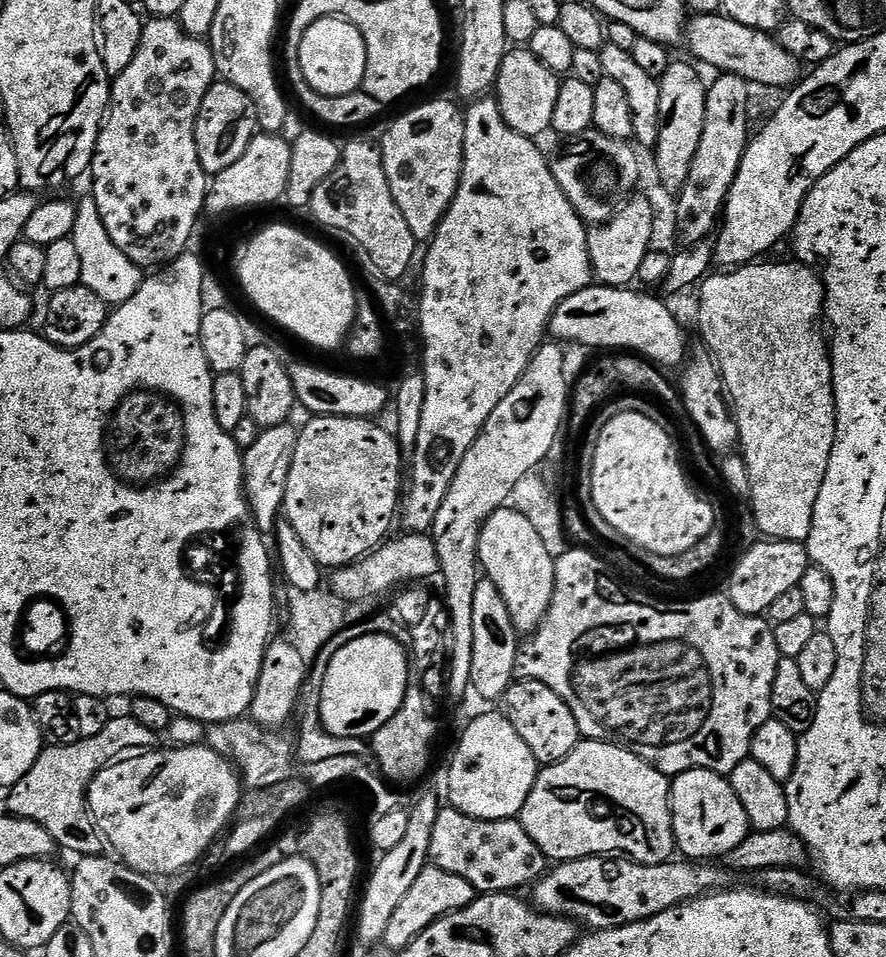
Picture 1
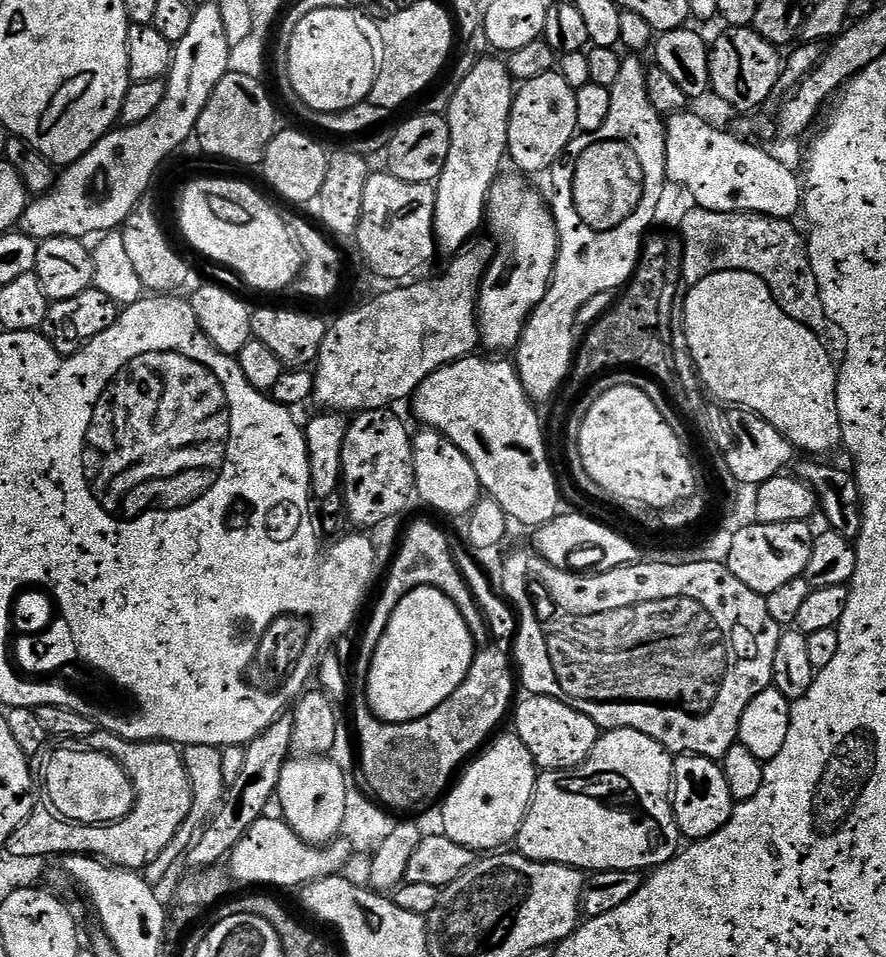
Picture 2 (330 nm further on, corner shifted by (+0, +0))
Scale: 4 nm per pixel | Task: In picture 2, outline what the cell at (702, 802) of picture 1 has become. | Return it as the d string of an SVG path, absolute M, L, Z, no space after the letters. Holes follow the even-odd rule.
M677 755L672 765L672 786L672 809L681 837L692 842L705 840L732 817L730 786L726 786L724 769L717 761L705 756Z

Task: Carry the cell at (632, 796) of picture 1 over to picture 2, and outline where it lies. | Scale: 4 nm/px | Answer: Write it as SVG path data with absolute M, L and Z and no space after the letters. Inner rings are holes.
M613 728L605 731L579 768L544 770L537 775L536 792L516 835L515 851L531 860L565 864L585 874L606 870L644 872L670 862L682 848L680 827L672 809L673 763L673 753L638 730Z

